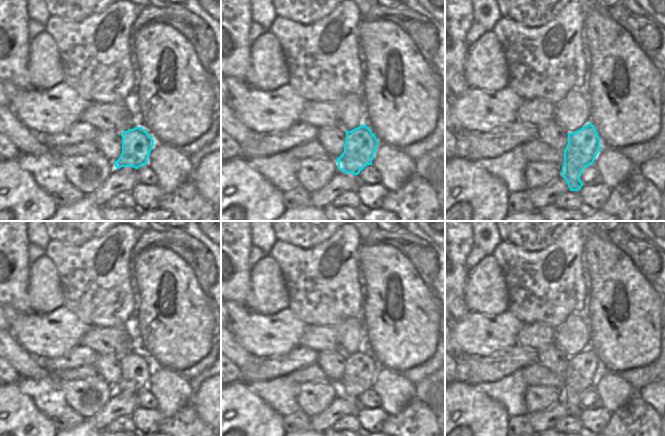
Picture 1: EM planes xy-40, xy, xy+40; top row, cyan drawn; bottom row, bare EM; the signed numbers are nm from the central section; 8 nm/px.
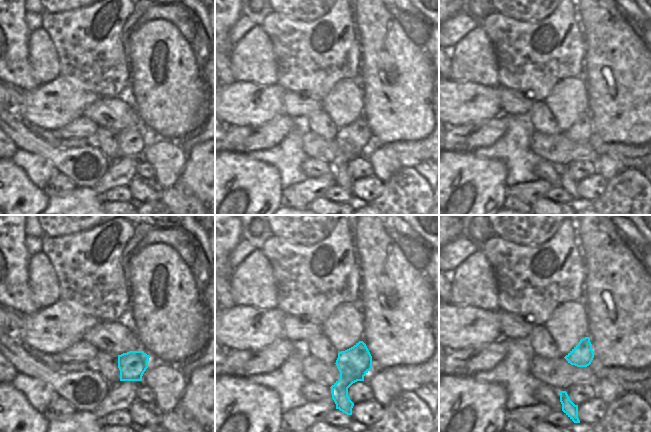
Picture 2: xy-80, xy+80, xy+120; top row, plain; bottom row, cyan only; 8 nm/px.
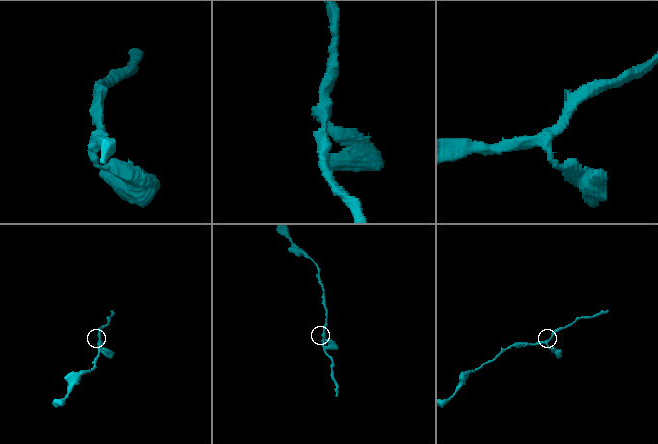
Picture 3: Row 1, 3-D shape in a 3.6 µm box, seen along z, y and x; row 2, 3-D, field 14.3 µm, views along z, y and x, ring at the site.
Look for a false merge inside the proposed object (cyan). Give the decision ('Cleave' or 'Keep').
Keep.

